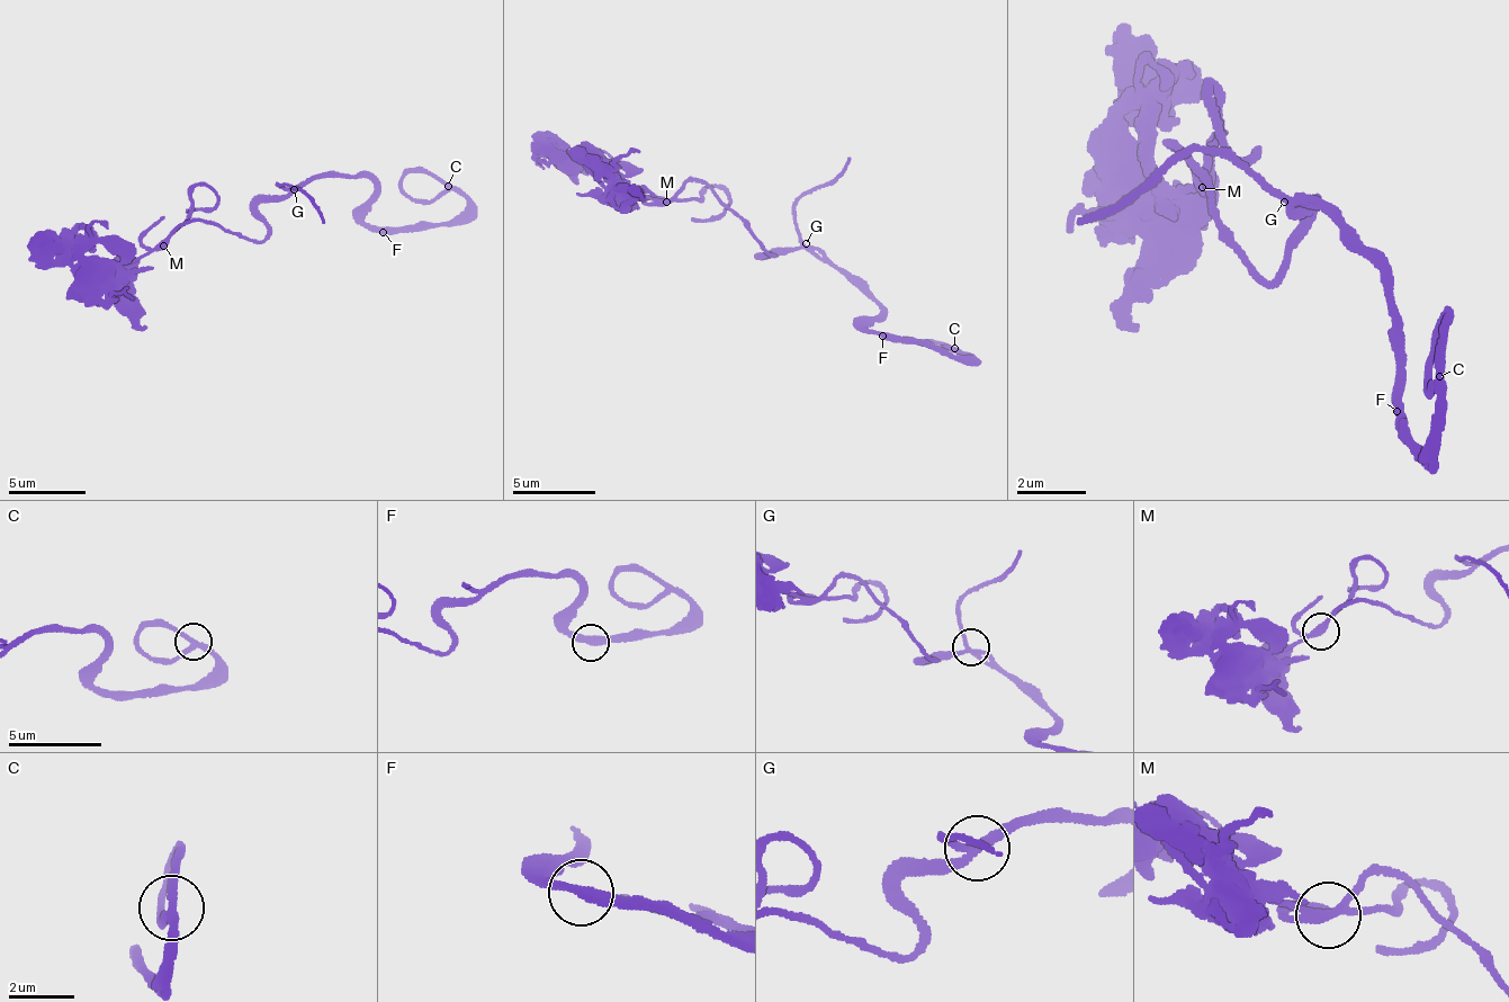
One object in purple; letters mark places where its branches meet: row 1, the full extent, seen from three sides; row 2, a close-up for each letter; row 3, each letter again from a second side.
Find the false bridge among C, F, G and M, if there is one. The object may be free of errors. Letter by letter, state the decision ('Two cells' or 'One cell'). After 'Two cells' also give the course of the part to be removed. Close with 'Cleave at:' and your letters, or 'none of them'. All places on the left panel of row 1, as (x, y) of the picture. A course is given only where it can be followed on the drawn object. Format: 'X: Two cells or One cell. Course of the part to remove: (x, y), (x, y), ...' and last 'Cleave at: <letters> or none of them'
C: One cell
F: One cell
G: One cell
M: One cell
Cleave at: none of them

